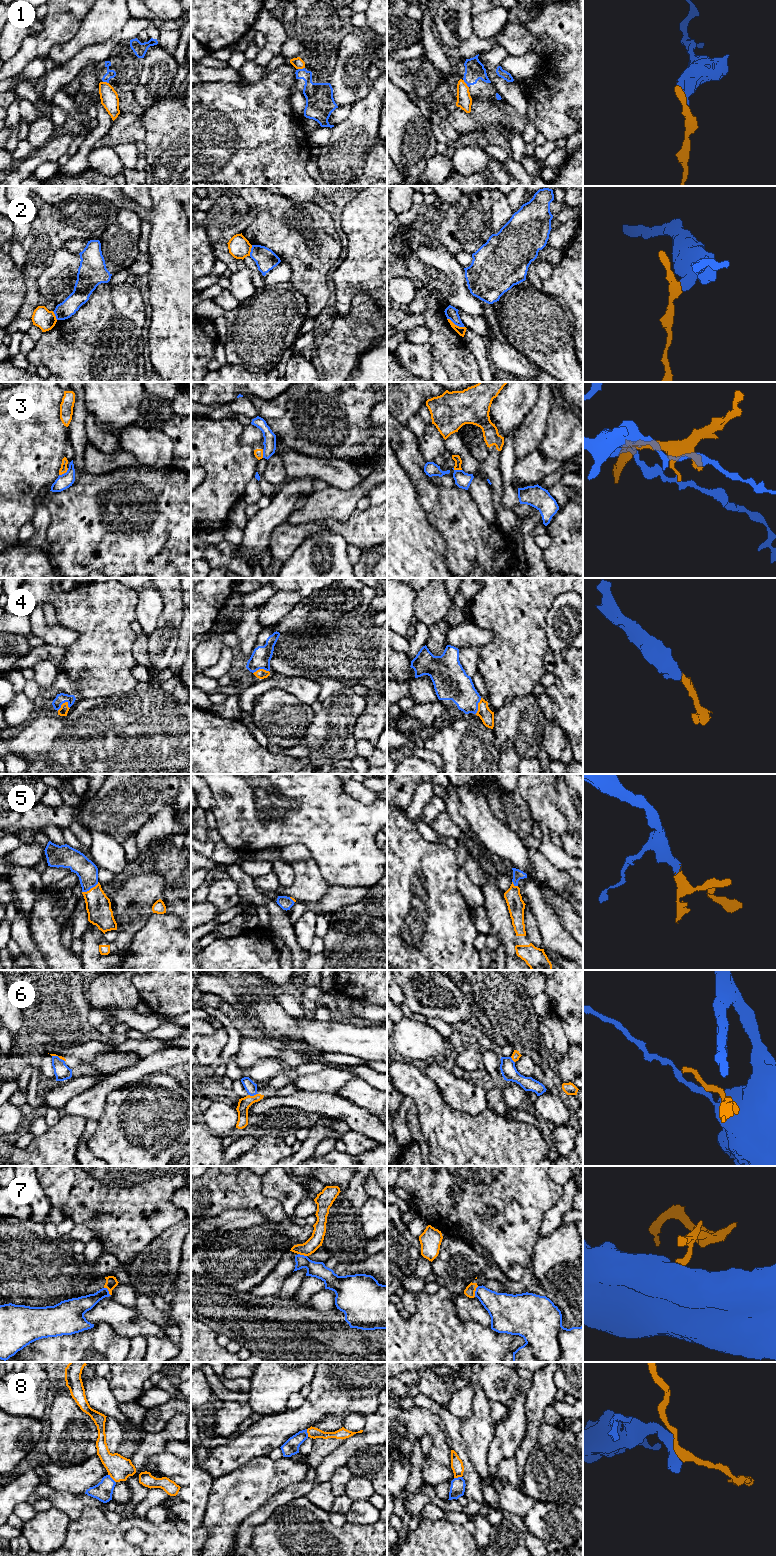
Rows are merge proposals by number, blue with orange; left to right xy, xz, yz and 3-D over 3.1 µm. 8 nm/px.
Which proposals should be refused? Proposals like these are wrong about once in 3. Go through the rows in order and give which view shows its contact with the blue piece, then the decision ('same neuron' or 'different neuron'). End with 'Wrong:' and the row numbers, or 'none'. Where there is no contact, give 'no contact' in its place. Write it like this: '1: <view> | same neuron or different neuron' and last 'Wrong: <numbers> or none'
1: yz | different neuron
2: yz | different neuron
3: xy | different neuron
4: xy | same neuron
5: xy | same neuron
6: xz | different neuron
7: yz | different neuron
8: xy | different neuron
Wrong: 1, 2, 3, 6, 7, 8

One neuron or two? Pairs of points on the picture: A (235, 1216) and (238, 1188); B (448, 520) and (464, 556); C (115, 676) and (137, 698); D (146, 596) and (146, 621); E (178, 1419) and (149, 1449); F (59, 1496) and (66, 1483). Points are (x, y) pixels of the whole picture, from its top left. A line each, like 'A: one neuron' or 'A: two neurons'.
A: two neurons
B: one neuron
C: two neurons
D: one neuron
E: one neuron
F: two neurons

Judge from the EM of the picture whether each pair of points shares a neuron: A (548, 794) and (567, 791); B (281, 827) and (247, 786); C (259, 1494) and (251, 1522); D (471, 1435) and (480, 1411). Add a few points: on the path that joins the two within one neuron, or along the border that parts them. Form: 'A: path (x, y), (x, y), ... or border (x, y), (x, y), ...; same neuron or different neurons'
A: border (556, 784), (557, 807), (565, 815); different neurons
B: path (278, 817), (257, 796); same neuron
C: border (272, 1497), (253, 1511), (237, 1528); different neurons
D: path (477, 1429), (480, 1426), (480, 1417); same neuron

